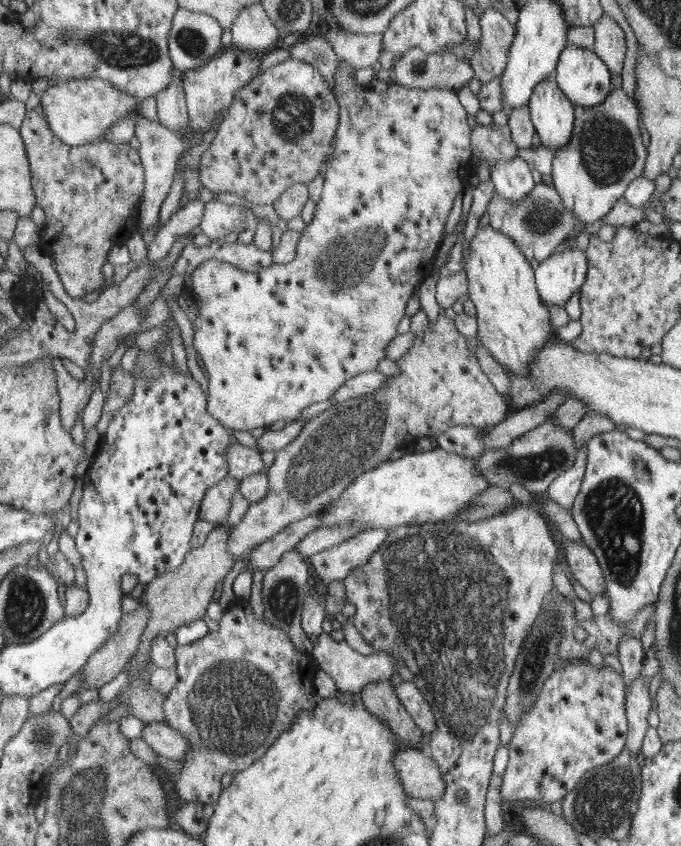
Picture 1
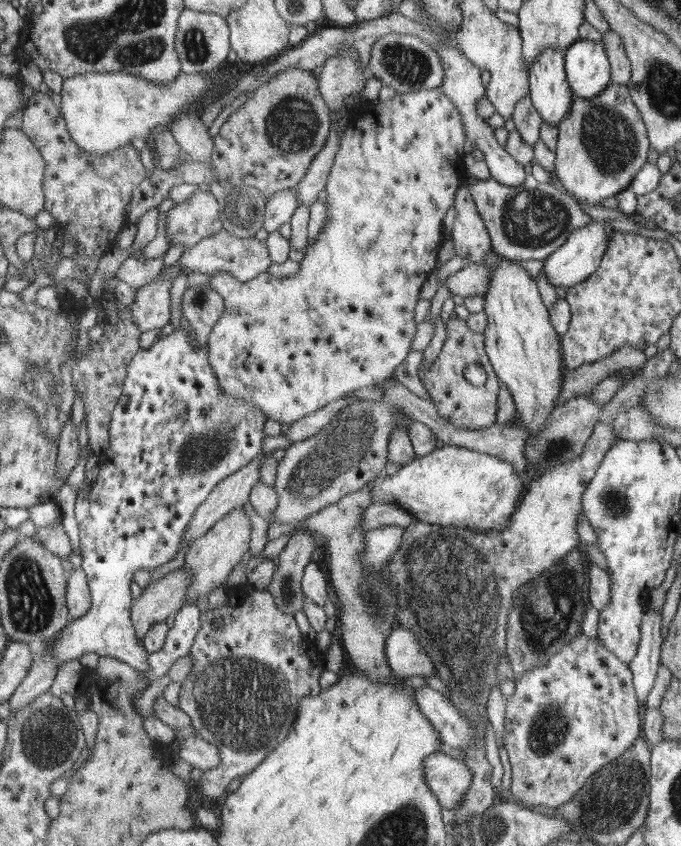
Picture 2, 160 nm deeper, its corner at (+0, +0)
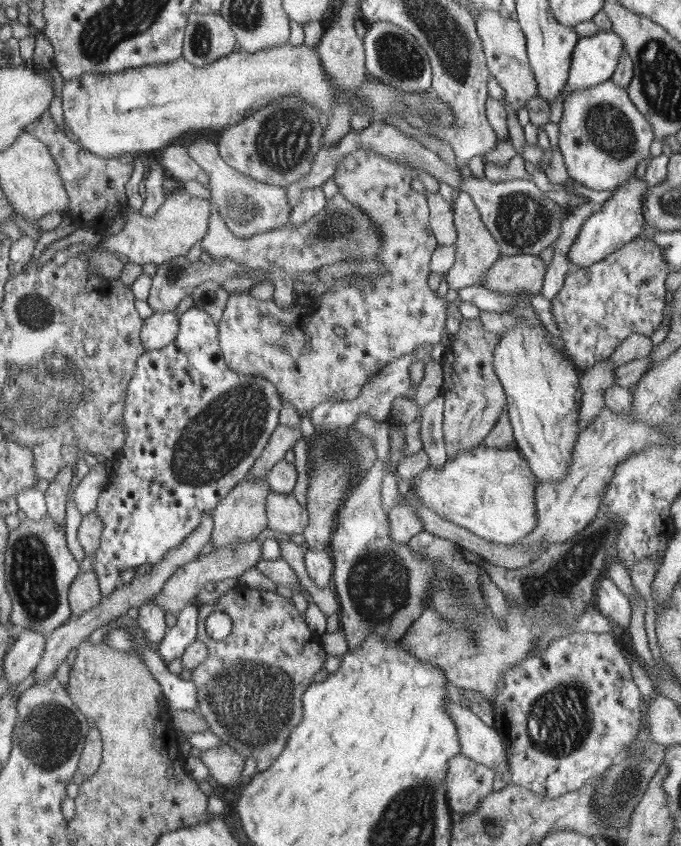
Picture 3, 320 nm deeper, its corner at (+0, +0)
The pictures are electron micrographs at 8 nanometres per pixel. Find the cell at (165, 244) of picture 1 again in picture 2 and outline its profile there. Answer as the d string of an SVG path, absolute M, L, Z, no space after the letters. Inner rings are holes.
M134 256L128 257L118 269L116 276L126 282L136 290L154 281L161 273L163 259L148 259L146 263L141 263Z

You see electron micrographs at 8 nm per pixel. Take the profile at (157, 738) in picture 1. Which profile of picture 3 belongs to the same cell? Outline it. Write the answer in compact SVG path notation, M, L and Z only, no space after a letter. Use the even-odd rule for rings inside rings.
M223 743L216 748L202 751L201 760L209 768L209 774L216 778L219 784L241 784L240 774L244 770L245 756L235 748Z

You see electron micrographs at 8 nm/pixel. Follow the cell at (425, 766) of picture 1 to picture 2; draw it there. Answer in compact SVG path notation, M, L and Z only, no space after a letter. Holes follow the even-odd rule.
M434 752L425 758L424 768L425 781L444 809L456 809L473 782L469 766L448 754Z

